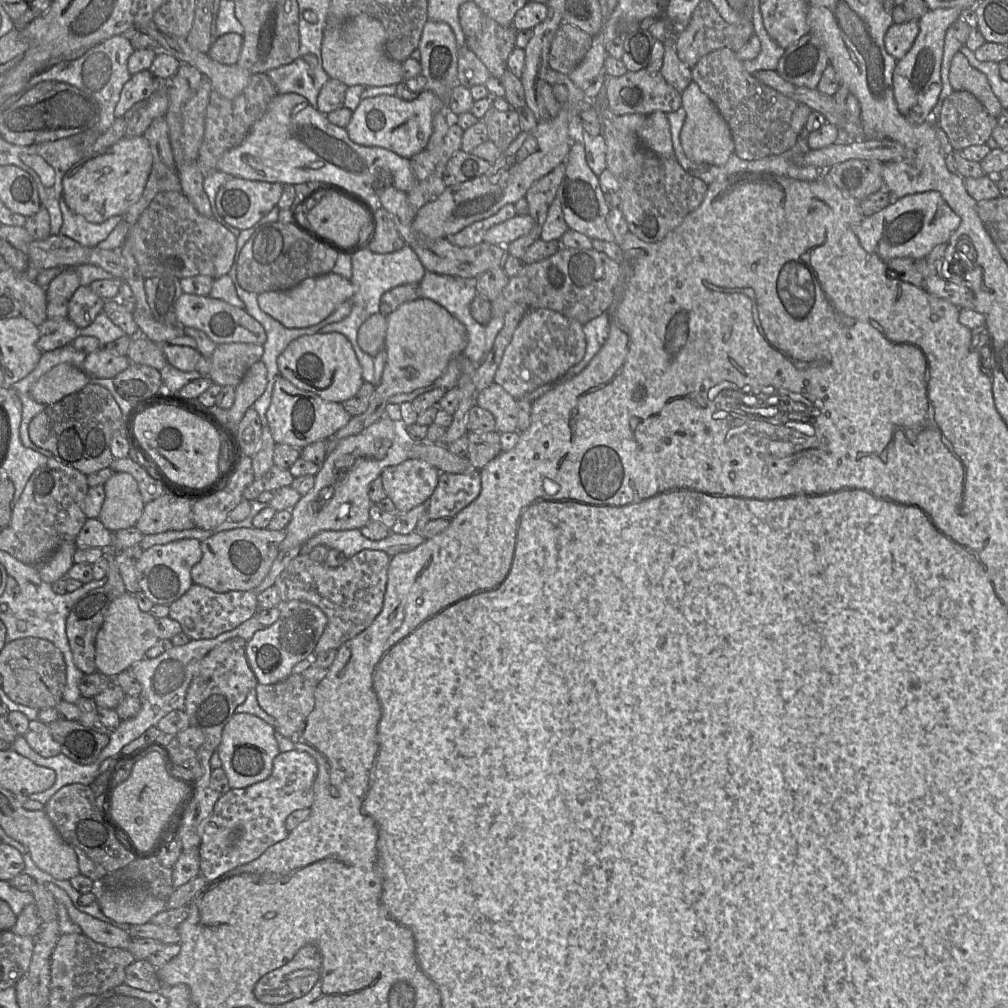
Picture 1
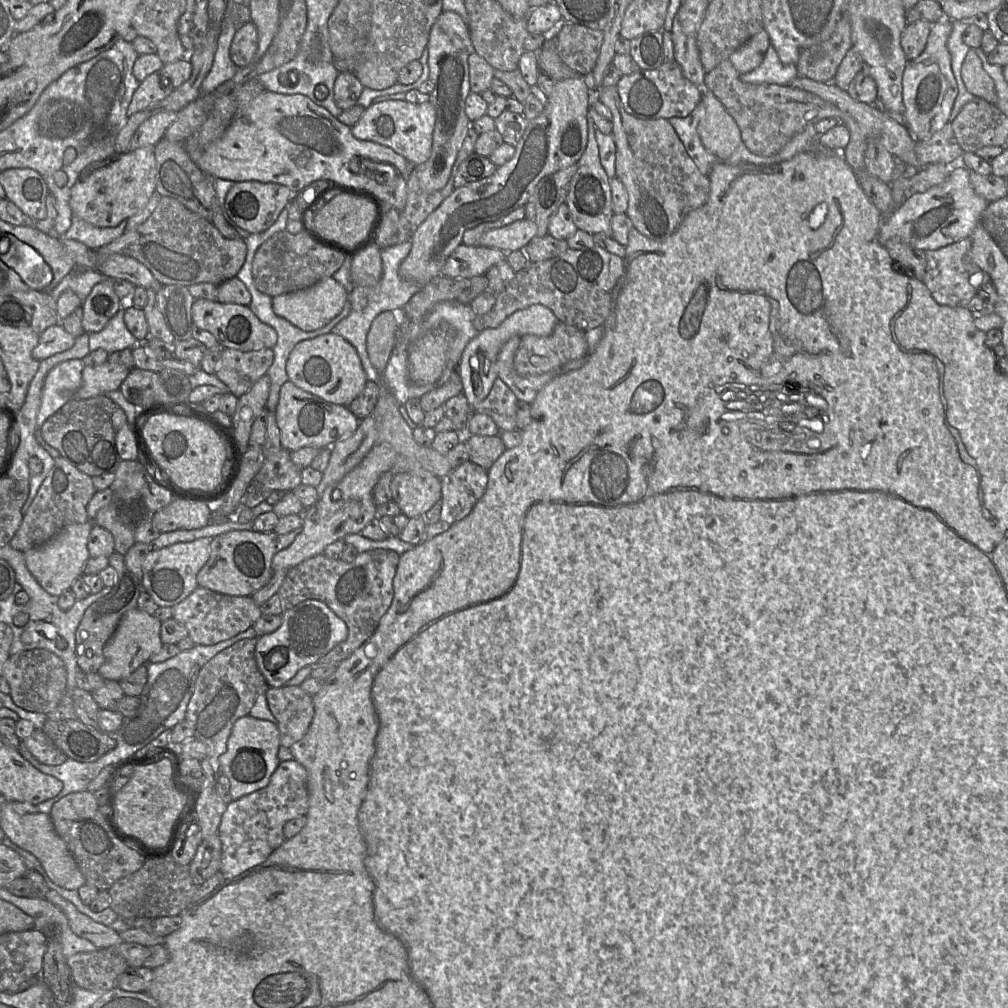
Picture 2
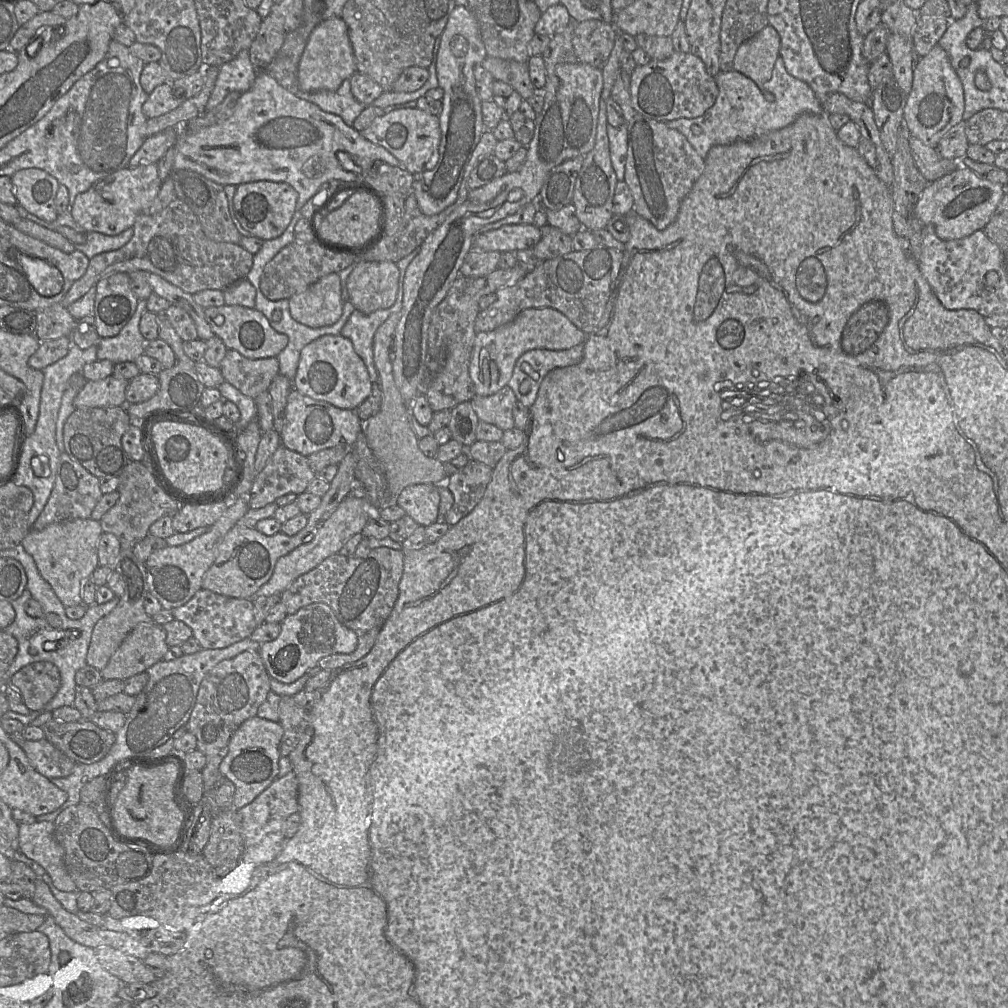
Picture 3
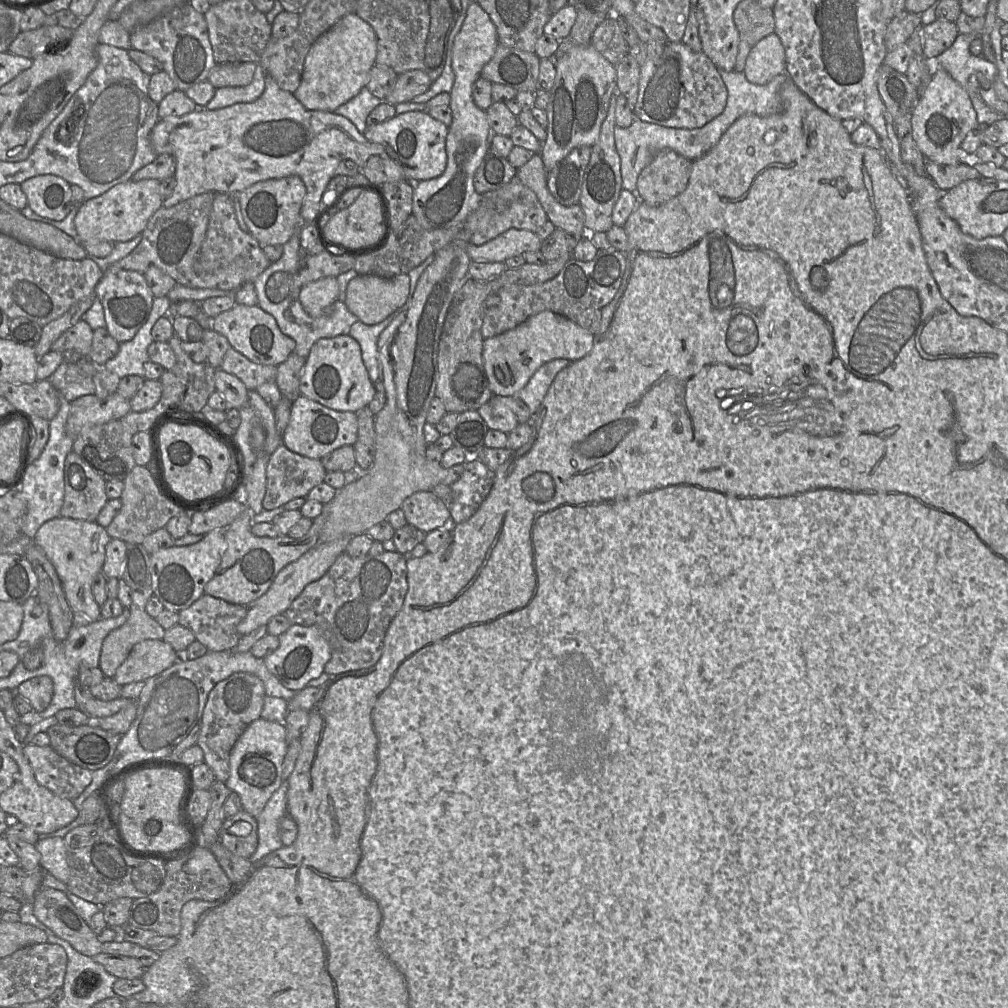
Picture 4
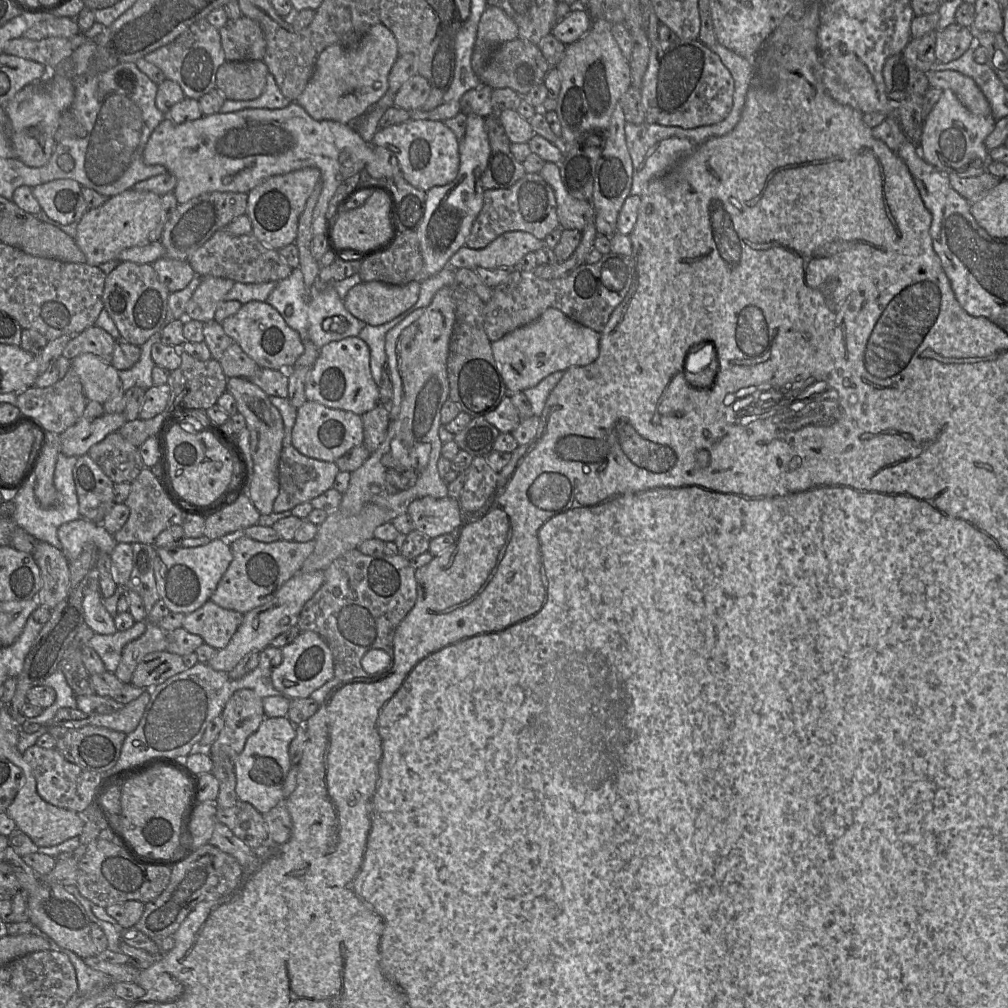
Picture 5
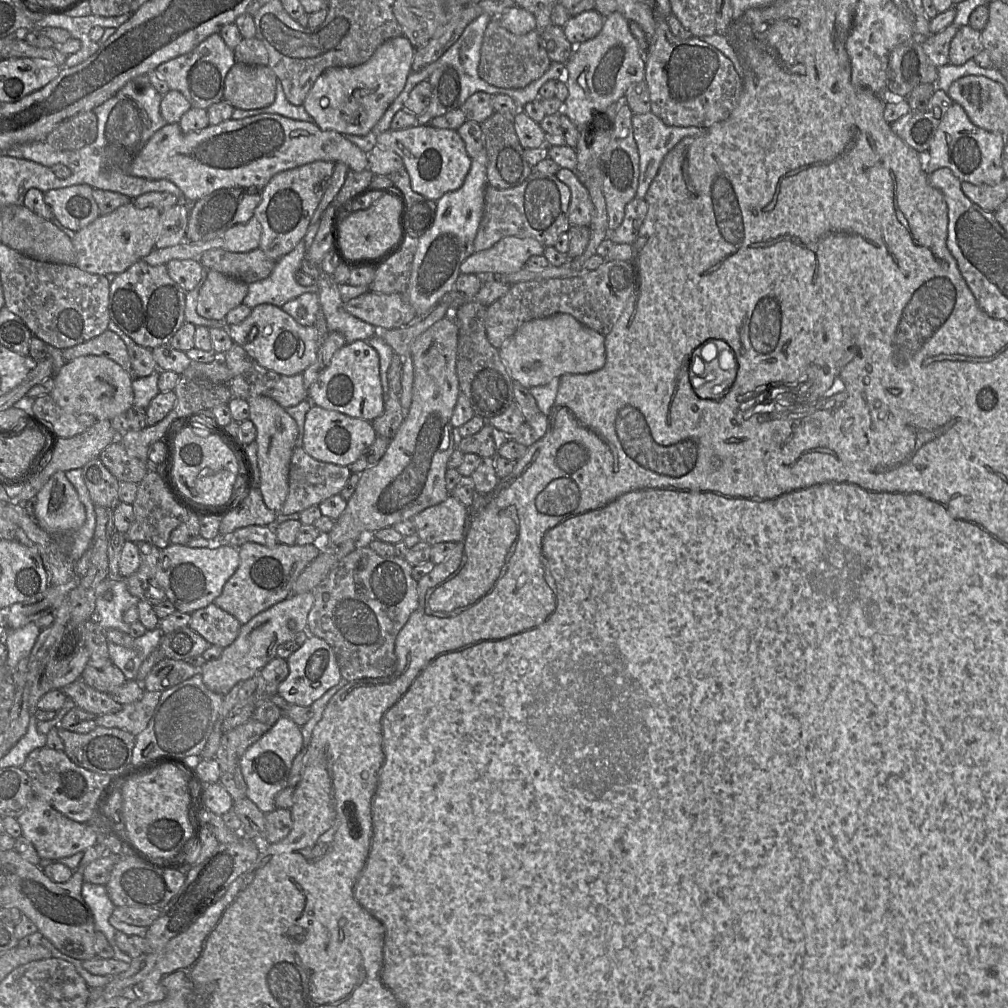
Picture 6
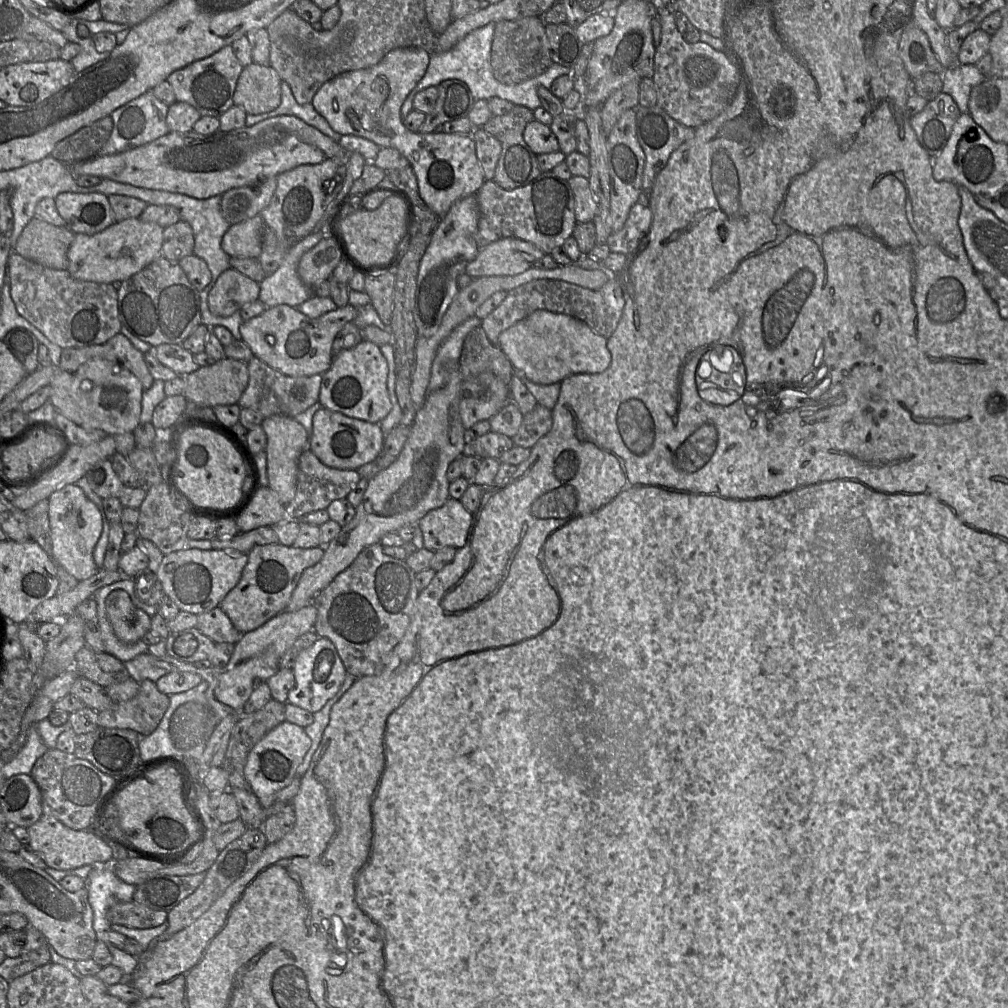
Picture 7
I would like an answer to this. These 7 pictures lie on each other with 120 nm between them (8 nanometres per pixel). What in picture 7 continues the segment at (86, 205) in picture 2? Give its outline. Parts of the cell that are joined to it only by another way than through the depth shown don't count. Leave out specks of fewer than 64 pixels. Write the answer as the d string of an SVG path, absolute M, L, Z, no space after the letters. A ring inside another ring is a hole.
M140 218L116 221L94 235L75 234L68 250L68 271L82 281L122 282L162 256L163 230L160 225Z

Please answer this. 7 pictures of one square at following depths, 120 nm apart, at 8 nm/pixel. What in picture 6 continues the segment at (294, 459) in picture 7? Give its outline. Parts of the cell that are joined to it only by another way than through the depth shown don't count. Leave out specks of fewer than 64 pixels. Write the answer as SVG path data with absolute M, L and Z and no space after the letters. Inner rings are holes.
M253 396L248 400L250 409L249 420L256 428L257 460L260 471L259 490L265 505L276 513L287 498L289 469L293 450L298 438L298 425L280 404L267 396Z

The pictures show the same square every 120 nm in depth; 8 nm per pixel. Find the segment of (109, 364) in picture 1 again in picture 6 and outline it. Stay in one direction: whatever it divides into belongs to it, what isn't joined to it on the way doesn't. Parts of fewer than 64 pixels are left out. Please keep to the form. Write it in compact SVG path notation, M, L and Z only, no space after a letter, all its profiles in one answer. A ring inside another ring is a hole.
M96 420L81 434L71 438L60 437L51 461L44 471L22 487L21 493L11 500L11 504L32 502L54 473L81 469L90 460L98 458L101 451L115 440L117 433L110 420Z

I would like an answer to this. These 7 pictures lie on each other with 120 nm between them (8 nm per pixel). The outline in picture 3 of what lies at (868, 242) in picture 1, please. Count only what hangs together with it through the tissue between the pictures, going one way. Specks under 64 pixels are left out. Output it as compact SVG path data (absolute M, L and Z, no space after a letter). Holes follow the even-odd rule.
M960 164L954 172L927 184L917 203L917 217L925 227L933 227L940 239L962 239L985 228L1006 190L1006 186L984 179Z

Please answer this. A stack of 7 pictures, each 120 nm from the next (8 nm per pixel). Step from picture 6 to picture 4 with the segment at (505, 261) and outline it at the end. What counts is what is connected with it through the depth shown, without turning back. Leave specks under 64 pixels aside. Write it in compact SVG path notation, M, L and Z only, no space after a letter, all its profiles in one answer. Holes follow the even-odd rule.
M510 228L482 245L468 243L466 251L475 262L505 262L529 251L538 251L542 241L530 230Z

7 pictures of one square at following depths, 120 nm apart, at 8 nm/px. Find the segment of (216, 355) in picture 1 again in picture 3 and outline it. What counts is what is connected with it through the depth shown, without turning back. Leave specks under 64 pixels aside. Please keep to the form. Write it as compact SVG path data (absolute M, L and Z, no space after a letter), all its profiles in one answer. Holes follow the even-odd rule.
M228 349L219 369L226 382L255 399L268 390L279 373L279 361L277 357L249 359Z

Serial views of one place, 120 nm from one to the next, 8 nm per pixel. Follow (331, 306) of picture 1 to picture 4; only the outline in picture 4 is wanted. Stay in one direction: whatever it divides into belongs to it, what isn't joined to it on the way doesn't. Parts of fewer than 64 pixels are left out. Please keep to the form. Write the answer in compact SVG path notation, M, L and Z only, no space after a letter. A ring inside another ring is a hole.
M325 277L305 285L299 293L299 301L306 313L321 317L331 313L331 306L339 300L337 277Z

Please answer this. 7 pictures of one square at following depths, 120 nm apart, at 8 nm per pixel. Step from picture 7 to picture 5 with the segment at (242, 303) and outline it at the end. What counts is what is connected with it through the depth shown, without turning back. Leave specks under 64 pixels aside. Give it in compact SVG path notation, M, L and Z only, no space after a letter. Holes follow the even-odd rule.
M201 276L202 281L186 304L185 317L207 323L214 320L216 308L235 281L213 276Z

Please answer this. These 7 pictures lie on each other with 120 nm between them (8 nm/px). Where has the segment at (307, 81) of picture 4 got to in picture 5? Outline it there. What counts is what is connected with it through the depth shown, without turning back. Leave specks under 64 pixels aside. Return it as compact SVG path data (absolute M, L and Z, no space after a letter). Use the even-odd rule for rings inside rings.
M382 23L373 25L354 47L330 45L317 58L313 74L296 102L315 120L352 124L386 94L388 76L399 57L397 40Z

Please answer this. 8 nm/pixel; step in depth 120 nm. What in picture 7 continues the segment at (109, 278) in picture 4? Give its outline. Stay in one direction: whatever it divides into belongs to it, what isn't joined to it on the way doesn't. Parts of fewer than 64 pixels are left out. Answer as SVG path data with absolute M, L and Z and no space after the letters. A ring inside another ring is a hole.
M160 257L141 271L122 281L117 289L119 319L127 330L140 340L156 347L160 344L180 344L201 324L199 291L189 282L185 272L165 257Z

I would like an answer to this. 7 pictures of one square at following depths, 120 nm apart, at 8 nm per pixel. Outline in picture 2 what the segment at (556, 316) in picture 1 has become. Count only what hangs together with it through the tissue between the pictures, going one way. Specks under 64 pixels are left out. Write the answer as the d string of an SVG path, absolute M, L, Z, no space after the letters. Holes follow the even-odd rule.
M559 321L548 336L527 334L520 337L520 344L513 360L513 368L523 377L541 375L581 358L586 352L585 332Z

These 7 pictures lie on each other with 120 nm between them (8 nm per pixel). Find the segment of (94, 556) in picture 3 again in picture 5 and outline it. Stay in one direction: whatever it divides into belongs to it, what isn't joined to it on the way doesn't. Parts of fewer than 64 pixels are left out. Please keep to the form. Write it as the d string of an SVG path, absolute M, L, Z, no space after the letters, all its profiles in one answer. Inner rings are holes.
M84 518L62 524L57 536L68 561L76 559L86 545L95 545L99 552L111 554L117 543L101 523ZM96 567L86 575L86 586L83 591L82 607L85 623L97 634L114 634L117 629L113 616L101 602Z

